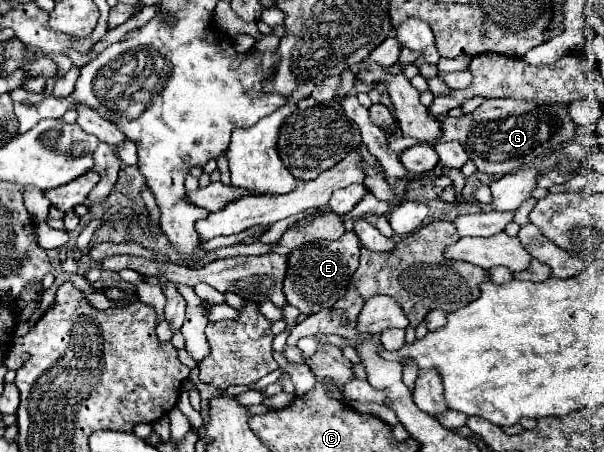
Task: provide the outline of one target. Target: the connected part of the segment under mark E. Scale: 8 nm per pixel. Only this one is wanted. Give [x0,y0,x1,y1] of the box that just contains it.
[284,232,360,316]

